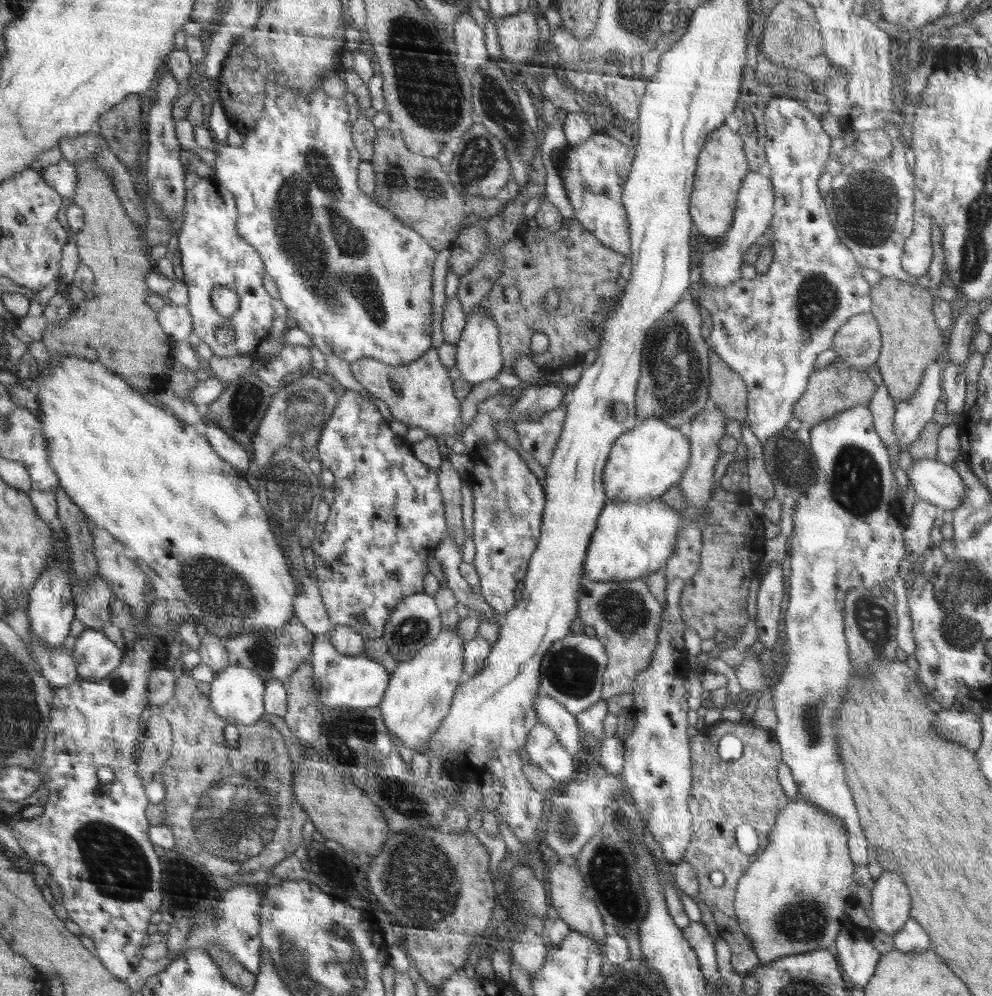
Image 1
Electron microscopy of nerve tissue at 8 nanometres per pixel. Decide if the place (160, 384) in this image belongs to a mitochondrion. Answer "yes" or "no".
no

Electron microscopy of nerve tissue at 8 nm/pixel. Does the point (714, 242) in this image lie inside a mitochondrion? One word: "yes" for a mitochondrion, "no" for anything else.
no

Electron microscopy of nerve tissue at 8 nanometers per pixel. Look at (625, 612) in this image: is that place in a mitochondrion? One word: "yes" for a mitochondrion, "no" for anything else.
yes

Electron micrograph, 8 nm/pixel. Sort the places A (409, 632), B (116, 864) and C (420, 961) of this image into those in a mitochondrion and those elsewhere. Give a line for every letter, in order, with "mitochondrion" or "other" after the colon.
A: mitochondrion
B: mitochondrion
C: other

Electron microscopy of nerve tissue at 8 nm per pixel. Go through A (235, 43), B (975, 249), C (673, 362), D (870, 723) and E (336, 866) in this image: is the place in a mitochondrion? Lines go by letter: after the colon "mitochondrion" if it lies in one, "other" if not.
A: other
B: mitochondrion
C: mitochondrion
D: other
E: mitochondrion

